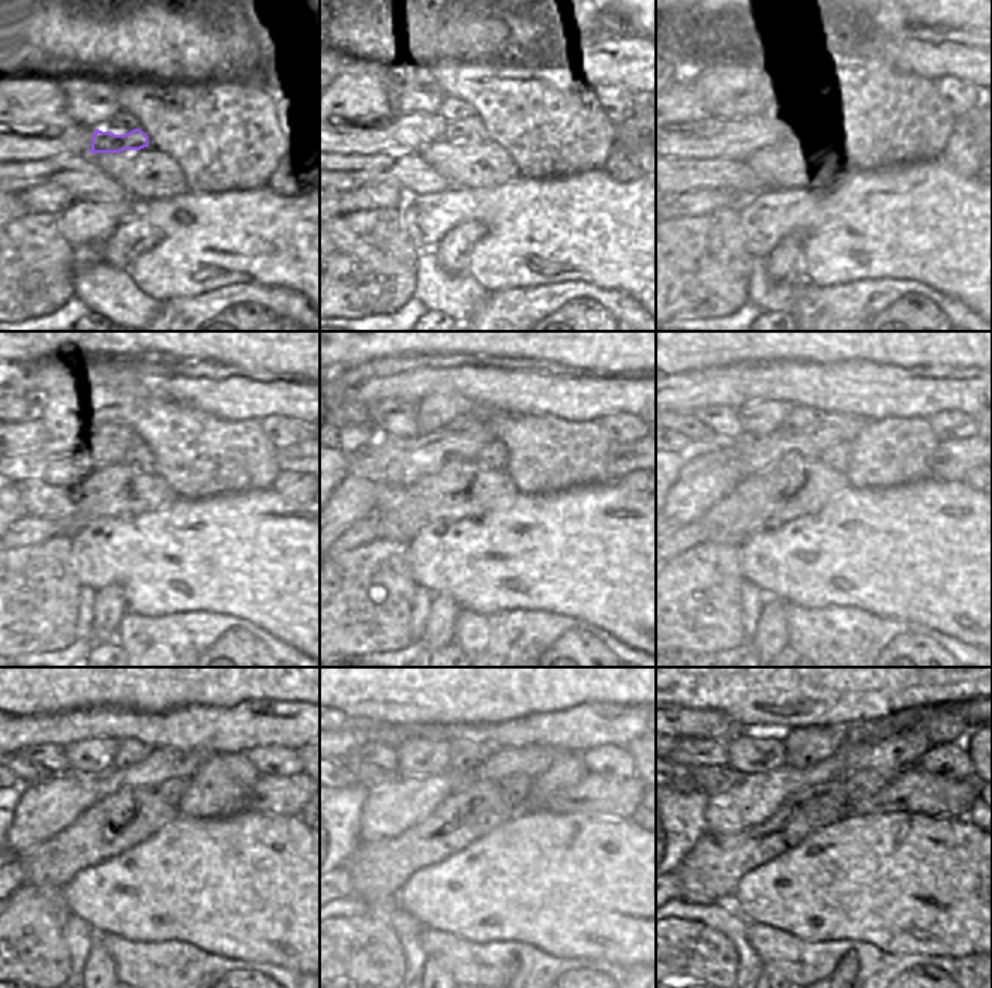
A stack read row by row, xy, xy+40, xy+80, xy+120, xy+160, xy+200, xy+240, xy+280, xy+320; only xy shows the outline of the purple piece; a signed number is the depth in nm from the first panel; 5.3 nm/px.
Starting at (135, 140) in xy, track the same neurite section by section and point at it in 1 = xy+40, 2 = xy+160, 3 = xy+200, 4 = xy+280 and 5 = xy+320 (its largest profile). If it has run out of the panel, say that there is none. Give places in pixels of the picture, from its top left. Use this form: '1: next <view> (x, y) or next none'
1: next xy+40 (471, 131)
2: next xy+160 (494, 456)
3: next xy+200 (838, 456)
4: next xy+280 (517, 787)
5: next xy+320 (859, 784)

